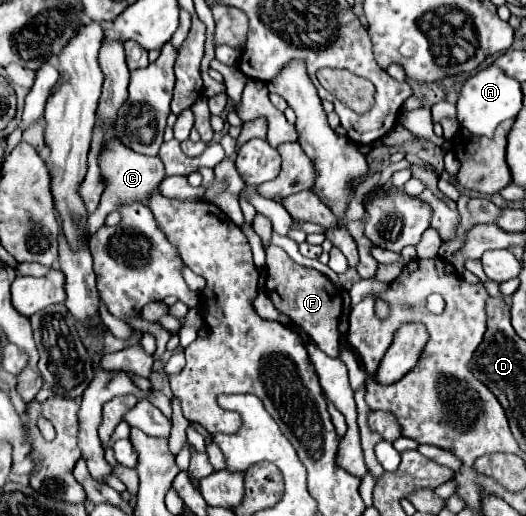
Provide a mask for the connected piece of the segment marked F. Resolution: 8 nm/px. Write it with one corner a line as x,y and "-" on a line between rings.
280,247
266,249
266,263
268,263
266,293
272,299
274,307
280,313
286,313
298,327
302,327
328,357
338,357
340,355
338,321
342,315
342,297
336,295
336,287
332,285
332,281
316,269
308,269
294,263

